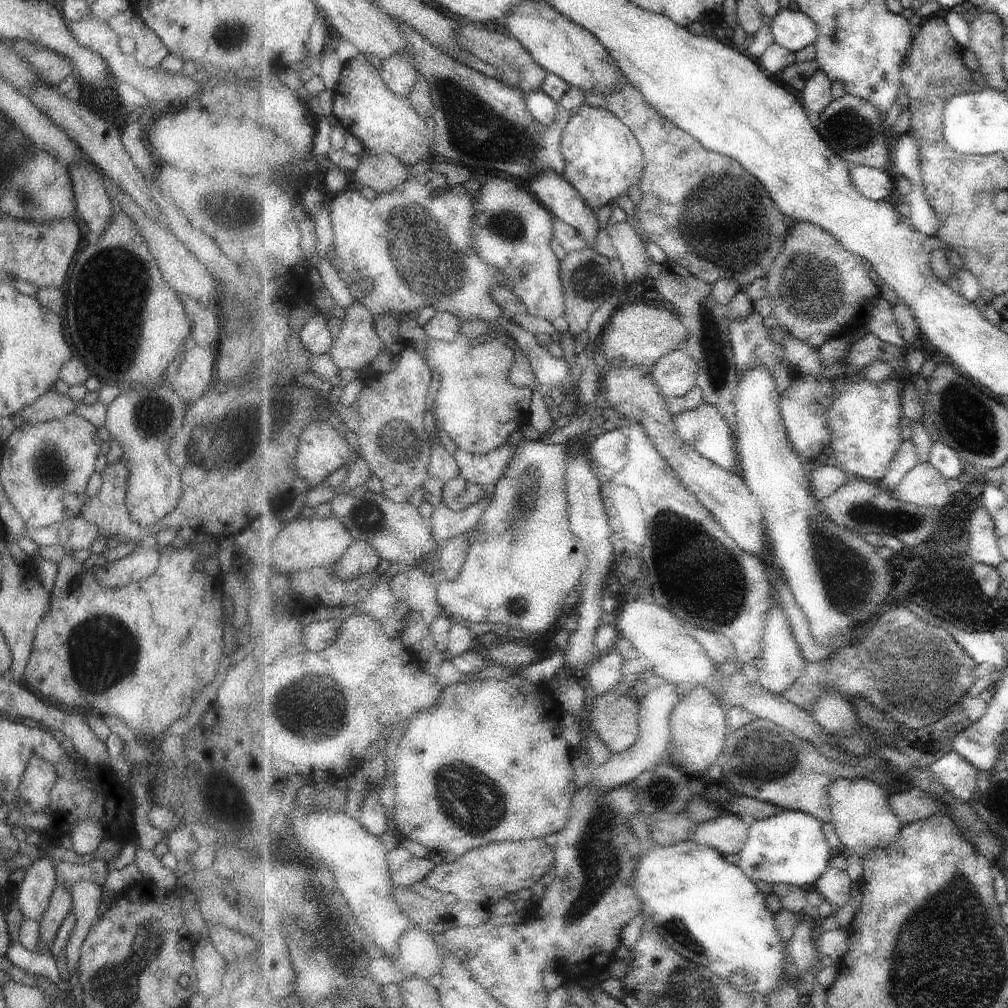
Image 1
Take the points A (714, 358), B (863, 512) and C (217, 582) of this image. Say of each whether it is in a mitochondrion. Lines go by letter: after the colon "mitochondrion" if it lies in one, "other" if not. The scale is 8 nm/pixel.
A: mitochondrion
B: mitochondrion
C: other

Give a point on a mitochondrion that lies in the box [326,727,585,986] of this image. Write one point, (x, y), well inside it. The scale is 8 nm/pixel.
(477, 804)

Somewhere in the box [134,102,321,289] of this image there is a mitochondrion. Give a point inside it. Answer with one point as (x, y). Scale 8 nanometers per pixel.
(222, 204)

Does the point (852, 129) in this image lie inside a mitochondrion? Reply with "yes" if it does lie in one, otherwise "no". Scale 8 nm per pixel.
yes

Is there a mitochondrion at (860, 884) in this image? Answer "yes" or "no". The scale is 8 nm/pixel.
no

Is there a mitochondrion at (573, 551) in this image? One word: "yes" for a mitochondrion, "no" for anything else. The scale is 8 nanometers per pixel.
no

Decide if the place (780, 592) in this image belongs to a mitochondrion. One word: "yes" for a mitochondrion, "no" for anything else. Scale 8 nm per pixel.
no

